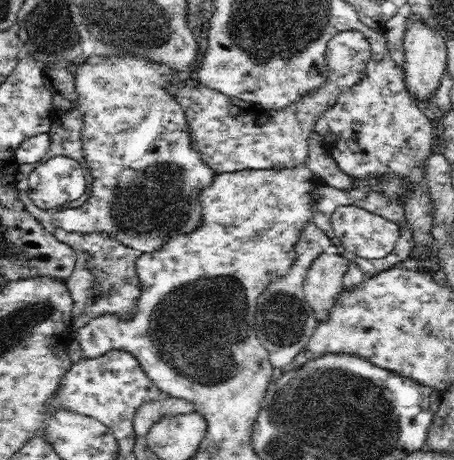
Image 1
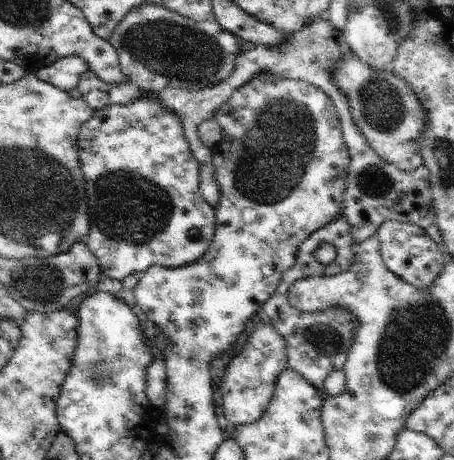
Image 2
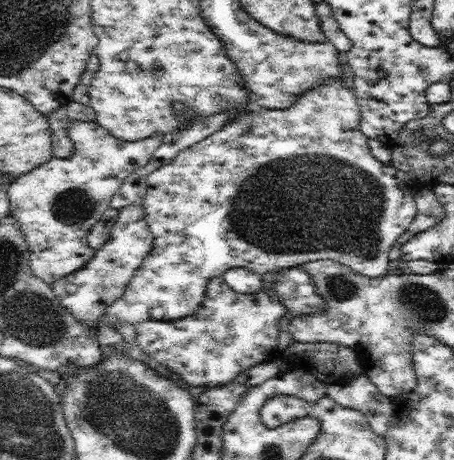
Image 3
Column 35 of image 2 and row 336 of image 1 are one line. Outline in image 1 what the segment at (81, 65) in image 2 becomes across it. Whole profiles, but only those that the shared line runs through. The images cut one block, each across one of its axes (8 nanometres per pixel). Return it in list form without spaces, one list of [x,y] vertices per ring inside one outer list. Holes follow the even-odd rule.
[[[56,110],[56,120],[52,122],[50,132],[48,132],[48,136],[50,136],[48,154],[36,164],[18,164],[18,170],[16,170],[16,190],[18,190],[18,198],[22,202],[22,208],[26,208],[28,214],[32,214],[40,222],[40,226],[44,230],[48,230],[58,242],[70,244],[78,254],[76,270],[66,280],[66,286],[74,298],[74,310],[72,310],[72,322],[70,322],[72,338],[76,338],[78,330],[82,330],[94,318],[100,318],[104,314],[114,314],[118,318],[130,318],[136,312],[134,308],[140,298],[140,278],[136,272],[136,260],[144,254],[140,250],[124,246],[120,240],[116,240],[116,236],[112,236],[108,232],[106,234],[104,232],[90,232],[90,234],[64,232],[64,230],[52,226],[54,212],[34,212],[36,204],[30,200],[30,184],[28,184],[30,174],[42,162],[46,162],[54,156],[68,156],[68,158],[74,158],[84,164],[84,160],[80,156],[80,146],[78,146],[78,138],[82,138],[82,128],[84,128],[84,114],[80,110],[70,110],[70,112]]]

